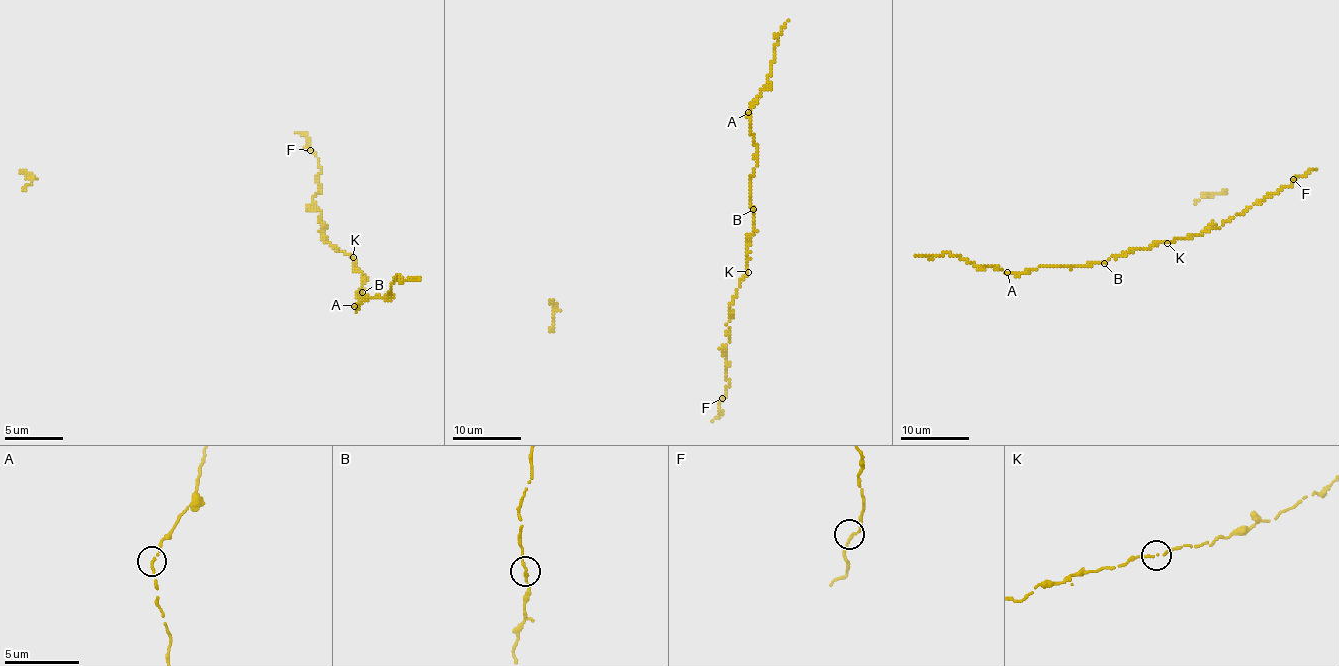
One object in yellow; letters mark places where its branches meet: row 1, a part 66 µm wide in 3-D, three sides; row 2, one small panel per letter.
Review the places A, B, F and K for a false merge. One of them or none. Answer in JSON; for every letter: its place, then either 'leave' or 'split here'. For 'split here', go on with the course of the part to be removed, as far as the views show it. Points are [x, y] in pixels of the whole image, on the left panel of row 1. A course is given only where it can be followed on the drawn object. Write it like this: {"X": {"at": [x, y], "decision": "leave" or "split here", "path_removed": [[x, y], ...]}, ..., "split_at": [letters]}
{"A": {"at": [354, 306], "decision": "leave"}, "B": {"at": [362, 292], "decision": "leave"}, "F": {"at": [310, 150], "decision": "leave"}, "K": {"at": [353, 257], "decision": "leave"}, "split_at": []}

